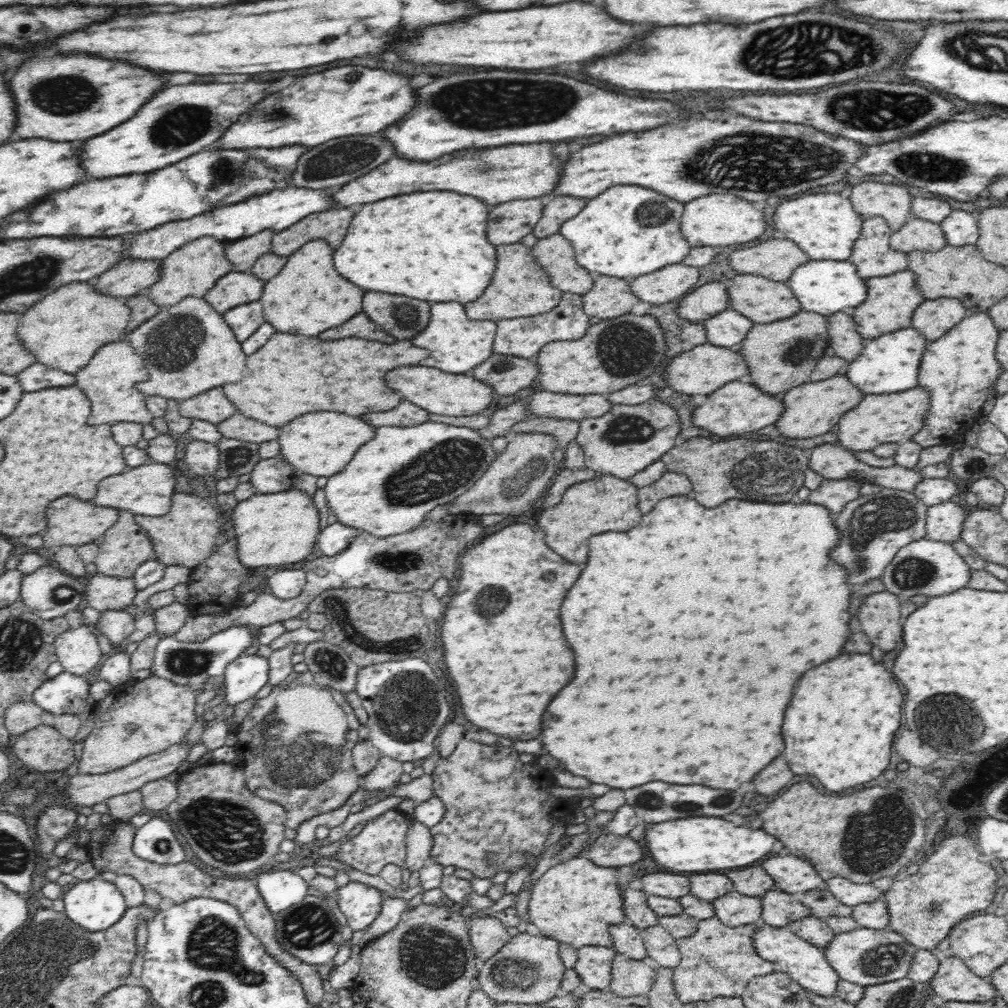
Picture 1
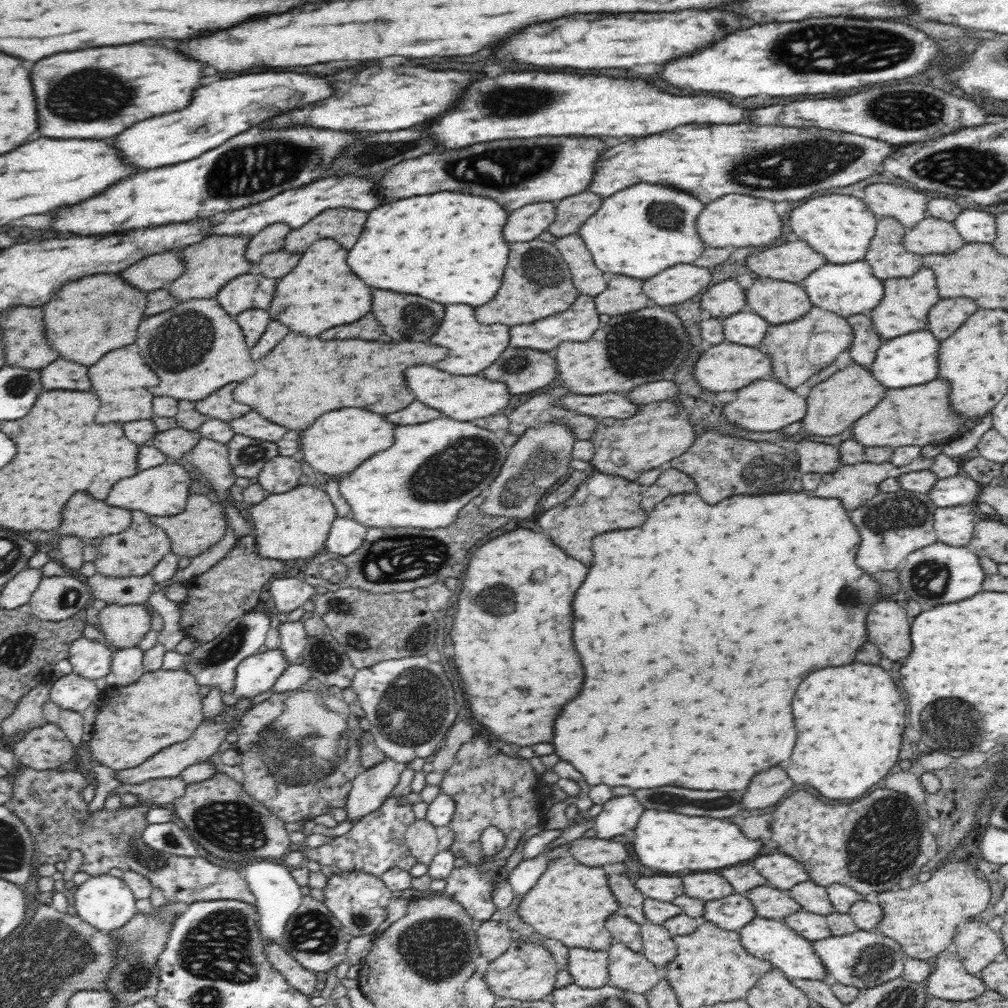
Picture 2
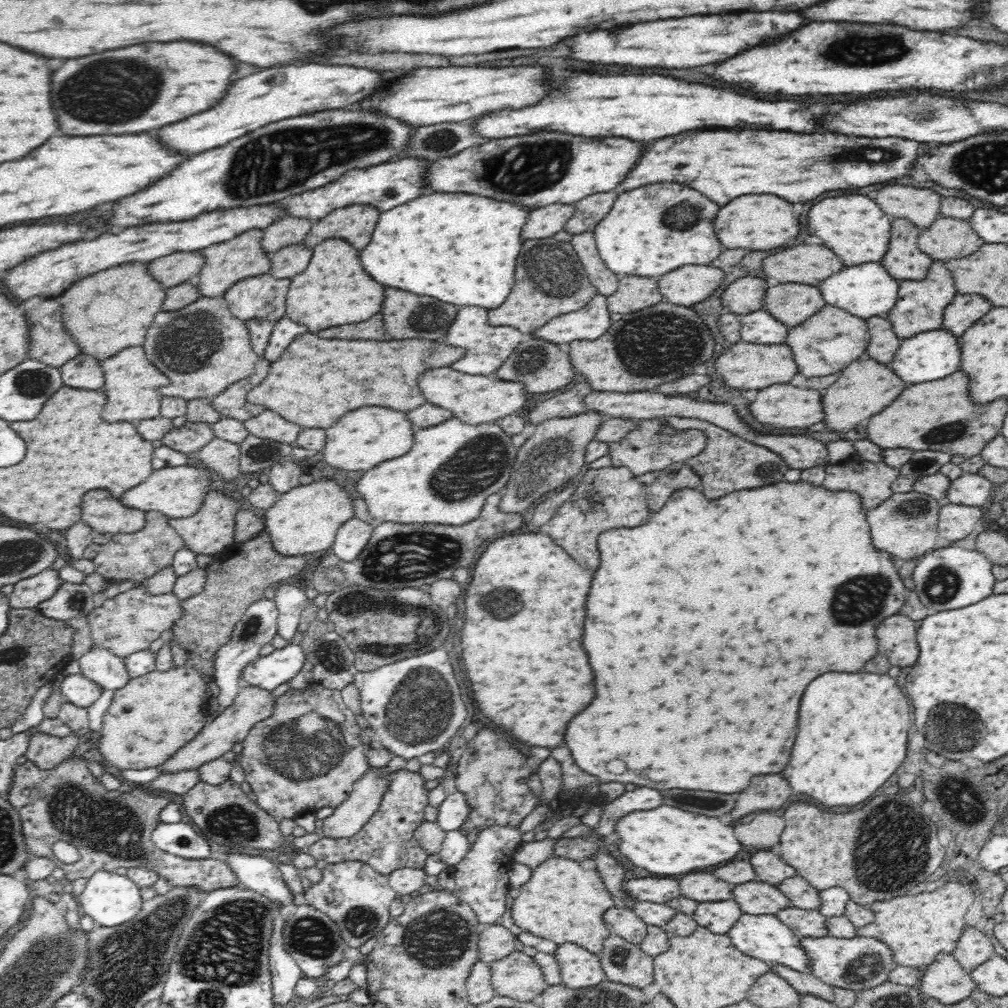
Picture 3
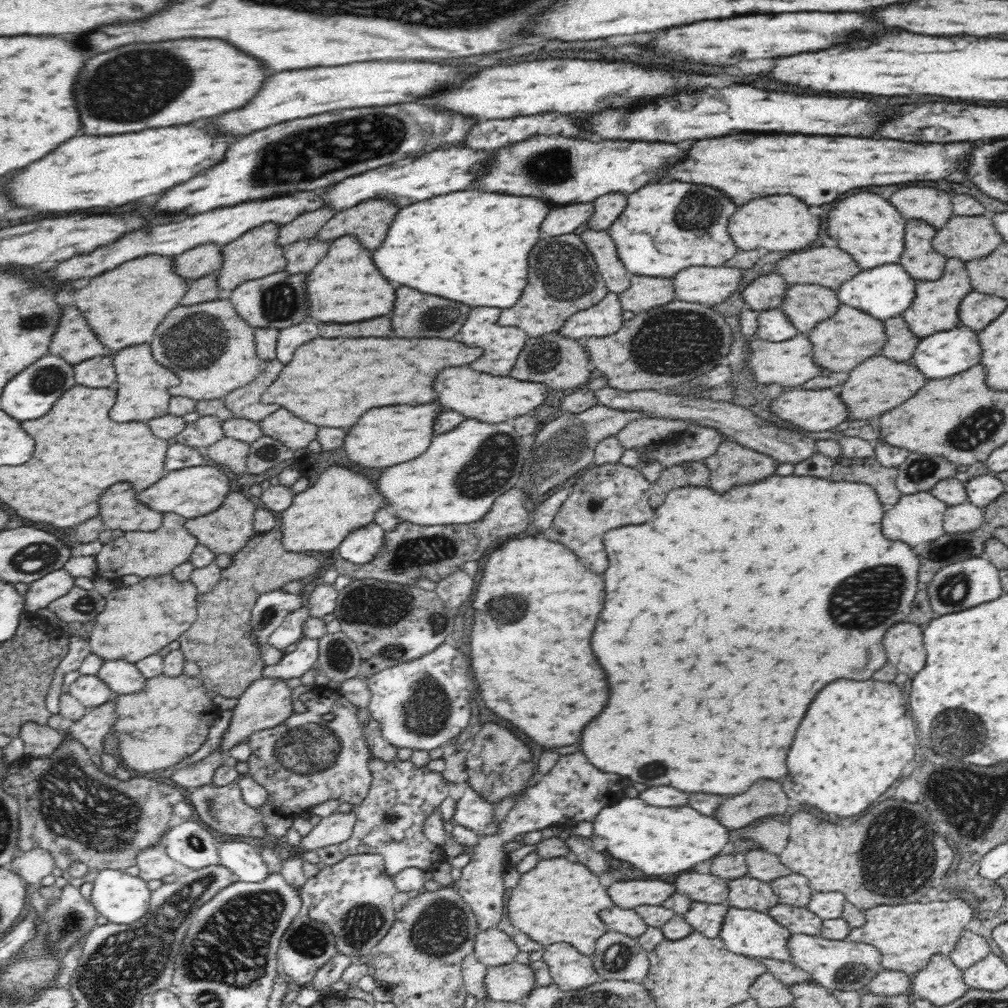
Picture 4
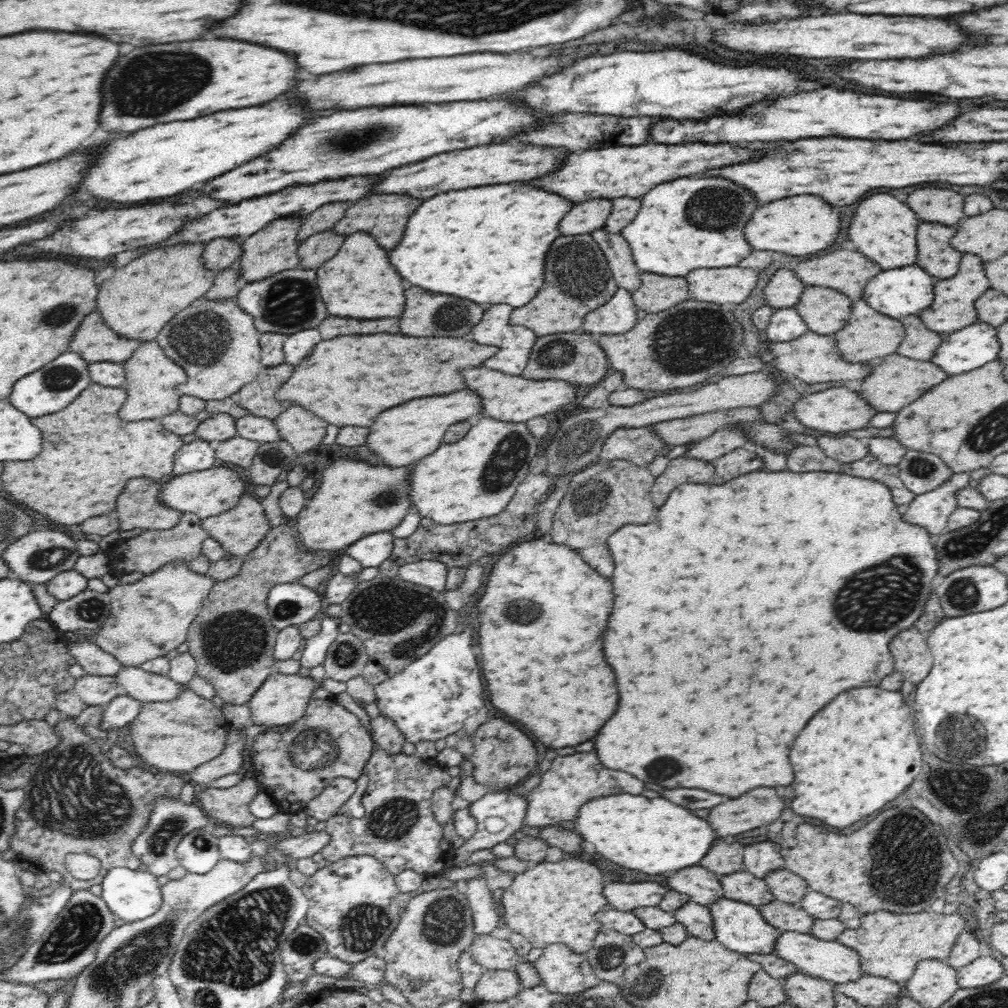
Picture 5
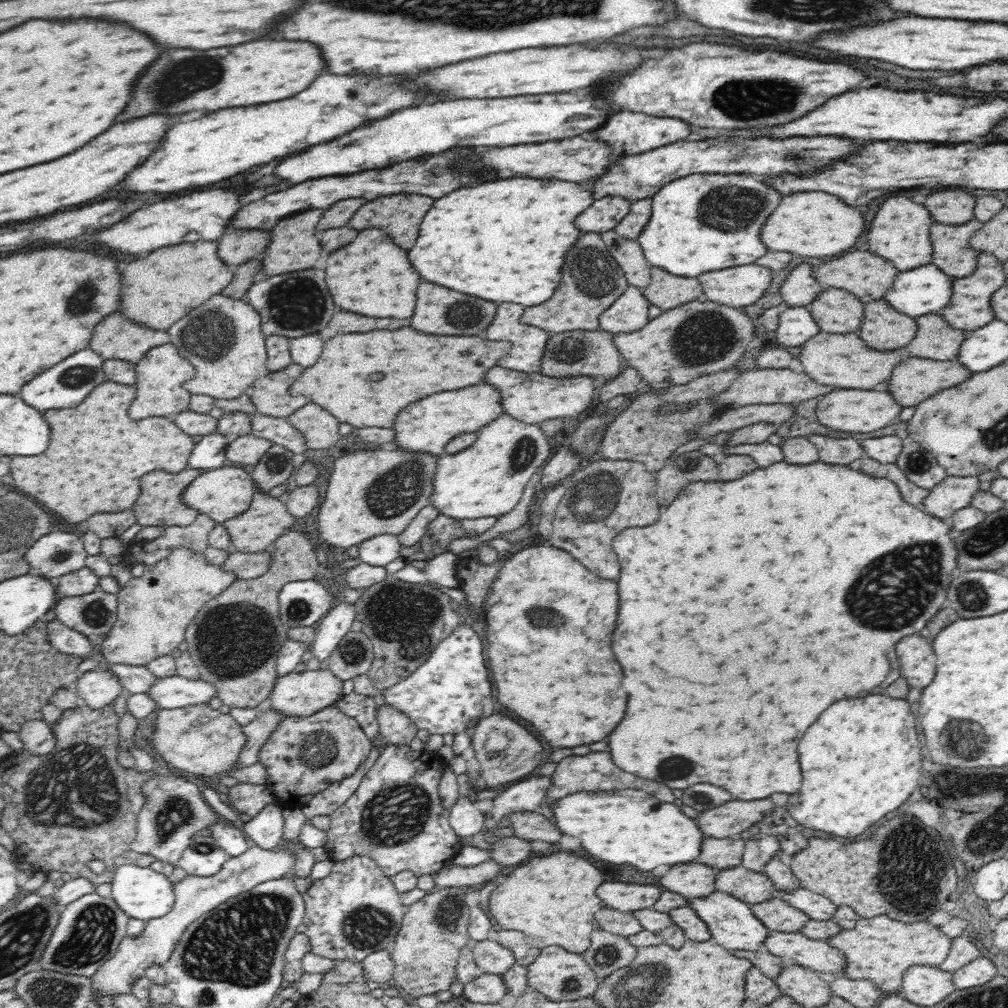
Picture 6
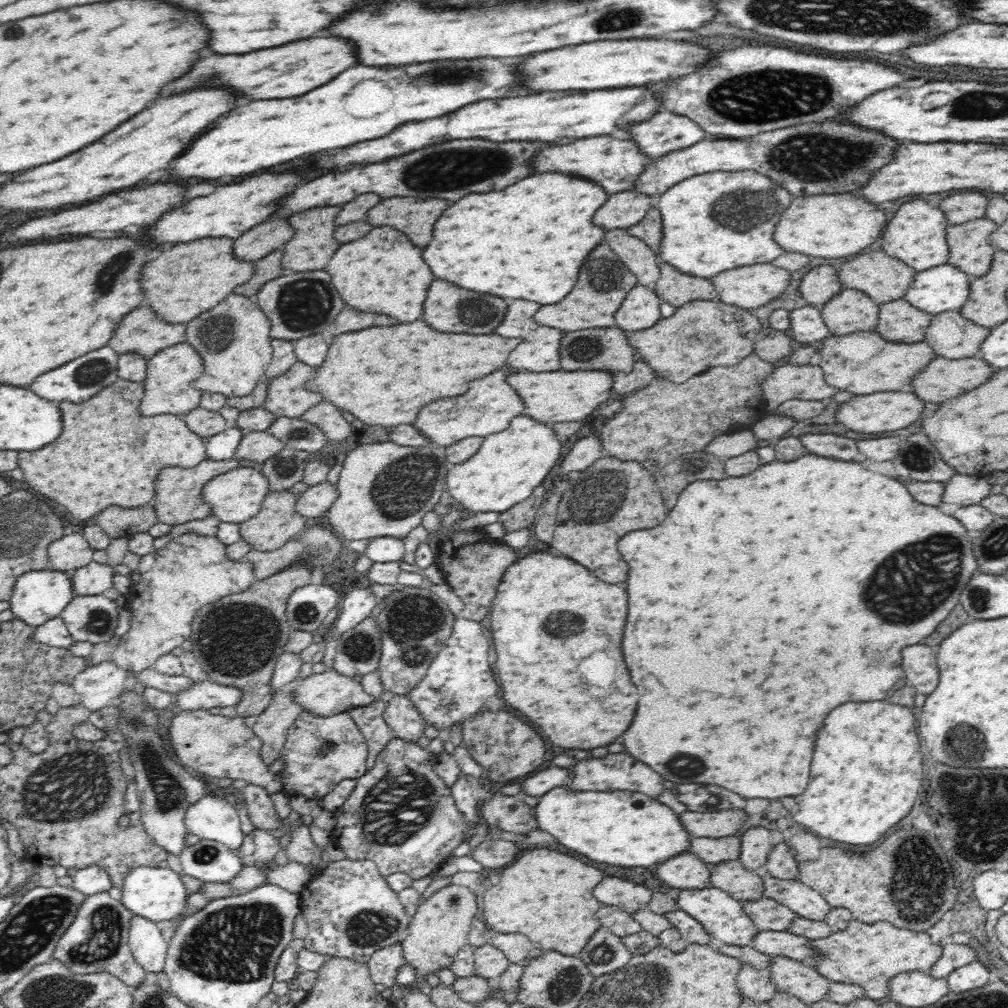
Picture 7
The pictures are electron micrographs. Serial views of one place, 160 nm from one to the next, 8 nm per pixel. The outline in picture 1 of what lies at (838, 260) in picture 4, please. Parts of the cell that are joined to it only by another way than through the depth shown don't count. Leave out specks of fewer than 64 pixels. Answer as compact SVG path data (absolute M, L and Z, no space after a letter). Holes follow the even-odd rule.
M770 238L757 246L735 250L729 261L738 274L787 283L796 268L810 262L811 258L790 239Z

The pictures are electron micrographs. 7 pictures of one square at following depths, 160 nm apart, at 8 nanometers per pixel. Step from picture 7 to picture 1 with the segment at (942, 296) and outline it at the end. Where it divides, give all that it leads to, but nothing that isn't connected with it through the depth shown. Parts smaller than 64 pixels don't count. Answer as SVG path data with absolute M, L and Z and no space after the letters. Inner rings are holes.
M811 260L790 276L787 285L800 301L803 310L817 312L824 316L839 312L849 312L859 307L867 299L868 287L855 264L850 260Z

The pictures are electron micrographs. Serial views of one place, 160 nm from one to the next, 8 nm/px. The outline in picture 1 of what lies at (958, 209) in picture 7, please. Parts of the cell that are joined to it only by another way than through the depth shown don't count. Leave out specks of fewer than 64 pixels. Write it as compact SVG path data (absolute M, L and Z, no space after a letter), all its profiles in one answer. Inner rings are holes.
M866 181L854 186L850 195L858 214L866 218L883 217L894 232L904 228L904 224L915 217L912 199L902 185Z

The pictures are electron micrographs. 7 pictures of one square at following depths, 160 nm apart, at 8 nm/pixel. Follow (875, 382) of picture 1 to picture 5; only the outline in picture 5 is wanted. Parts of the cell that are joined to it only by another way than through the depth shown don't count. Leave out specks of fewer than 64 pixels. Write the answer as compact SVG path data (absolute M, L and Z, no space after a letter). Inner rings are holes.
M978 322L945 335L931 361L951 377L996 360L1000 349L997 327Z

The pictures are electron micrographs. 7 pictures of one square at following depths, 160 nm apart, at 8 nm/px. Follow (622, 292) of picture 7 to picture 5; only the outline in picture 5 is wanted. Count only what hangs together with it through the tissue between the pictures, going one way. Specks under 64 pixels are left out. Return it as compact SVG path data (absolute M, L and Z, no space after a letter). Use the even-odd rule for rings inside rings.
M560 236L548 252L546 282L540 294L524 308L516 308L510 324L531 328L538 337L552 333L581 332L585 316L606 304L618 289L606 256L593 236ZM576 274L582 274L582 280L576 280Z

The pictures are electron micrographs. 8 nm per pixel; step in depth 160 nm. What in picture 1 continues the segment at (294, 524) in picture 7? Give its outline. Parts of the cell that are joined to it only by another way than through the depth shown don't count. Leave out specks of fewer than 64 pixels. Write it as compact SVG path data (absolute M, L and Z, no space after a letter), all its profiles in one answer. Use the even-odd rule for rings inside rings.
M173 494L170 512L164 516L135 515L136 522L144 528L153 542L157 560L165 566L180 565L193 570L203 563L218 545L224 521L220 510L208 500L192 494Z

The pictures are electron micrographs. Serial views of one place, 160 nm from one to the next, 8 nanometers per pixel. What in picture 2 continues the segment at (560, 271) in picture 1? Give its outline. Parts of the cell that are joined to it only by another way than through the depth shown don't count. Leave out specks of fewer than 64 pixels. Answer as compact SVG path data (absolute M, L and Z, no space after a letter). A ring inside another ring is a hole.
M579 233L560 237L555 242L582 295L598 296L608 288L609 276L598 270L591 252Z

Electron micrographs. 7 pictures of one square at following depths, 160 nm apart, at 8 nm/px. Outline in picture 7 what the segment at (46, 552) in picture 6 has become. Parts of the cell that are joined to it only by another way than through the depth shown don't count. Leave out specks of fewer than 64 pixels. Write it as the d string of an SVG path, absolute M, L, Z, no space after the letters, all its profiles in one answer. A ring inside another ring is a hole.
M75 532L51 542L48 556L54 570L67 572L72 568L79 569L90 564L93 561L94 551L83 533Z

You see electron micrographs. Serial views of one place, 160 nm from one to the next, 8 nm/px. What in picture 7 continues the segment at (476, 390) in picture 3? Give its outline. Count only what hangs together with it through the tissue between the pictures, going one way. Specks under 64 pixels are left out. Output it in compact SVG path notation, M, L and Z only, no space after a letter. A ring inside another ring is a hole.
M596 370L517 371L508 376L508 384L512 384L512 388L516 388L526 402L528 416L540 422L587 421L584 418L612 396L612 382L612 372Z

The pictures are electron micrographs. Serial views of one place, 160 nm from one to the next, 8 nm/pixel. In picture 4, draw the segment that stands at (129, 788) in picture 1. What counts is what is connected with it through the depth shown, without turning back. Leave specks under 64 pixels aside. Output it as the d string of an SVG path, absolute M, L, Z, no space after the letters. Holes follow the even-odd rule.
M268 677L256 679L252 682L252 686L238 698L238 704L231 710L233 712L232 721L219 748L227 752L232 746L245 747L252 733L274 728L290 718L294 714L292 694L293 689L287 684L287 680Z

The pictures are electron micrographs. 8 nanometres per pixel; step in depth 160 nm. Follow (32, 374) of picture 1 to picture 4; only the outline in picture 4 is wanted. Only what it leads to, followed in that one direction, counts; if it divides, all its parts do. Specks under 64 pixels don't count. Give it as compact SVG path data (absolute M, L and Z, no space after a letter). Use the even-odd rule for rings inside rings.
M94 357L73 365L76 382L88 388L106 388L116 382L116 368L110 357Z

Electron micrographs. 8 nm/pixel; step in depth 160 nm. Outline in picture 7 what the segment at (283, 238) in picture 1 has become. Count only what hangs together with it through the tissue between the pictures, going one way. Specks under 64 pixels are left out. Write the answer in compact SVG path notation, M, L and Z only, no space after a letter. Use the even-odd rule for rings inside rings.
M388 198L372 208L366 218L372 226L394 226L402 230L416 246L422 248L430 244L434 222L442 216L446 208L446 200Z

